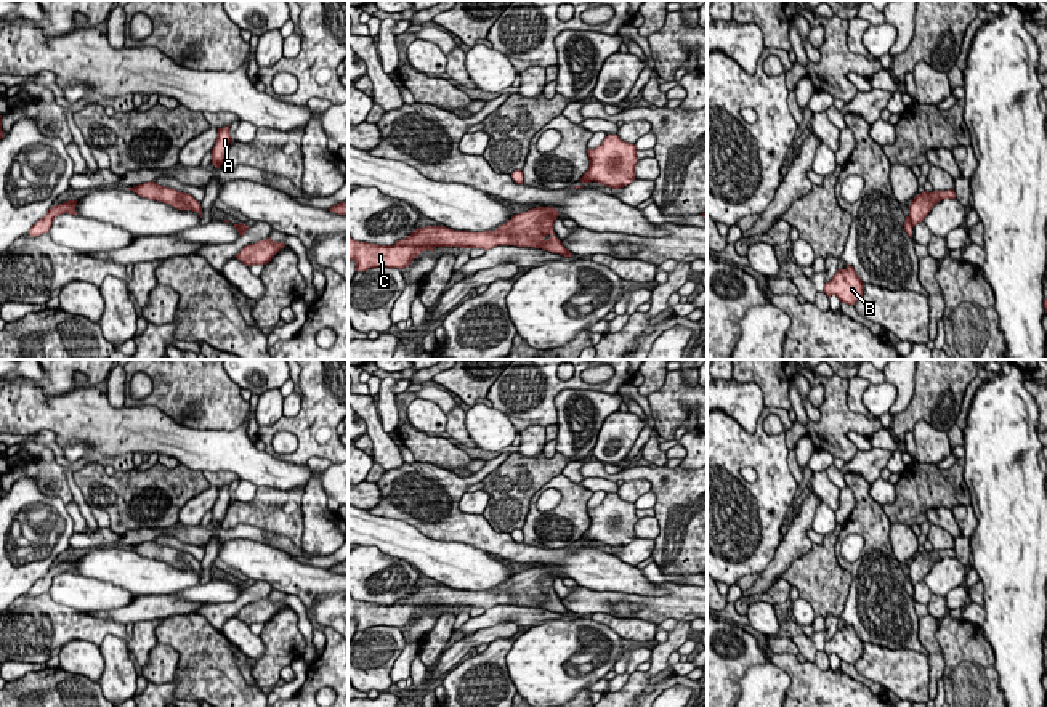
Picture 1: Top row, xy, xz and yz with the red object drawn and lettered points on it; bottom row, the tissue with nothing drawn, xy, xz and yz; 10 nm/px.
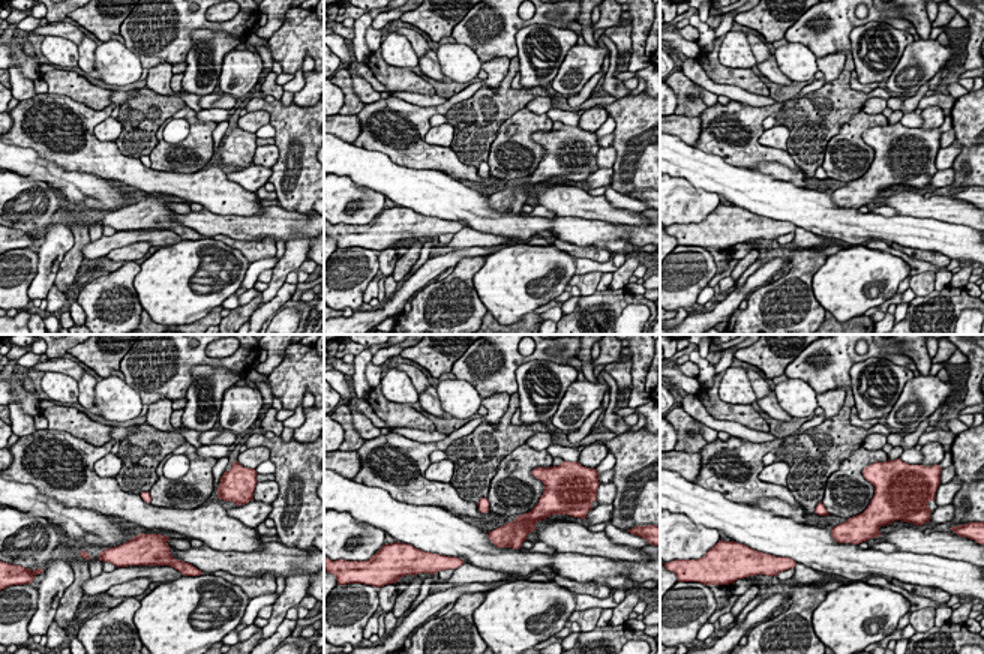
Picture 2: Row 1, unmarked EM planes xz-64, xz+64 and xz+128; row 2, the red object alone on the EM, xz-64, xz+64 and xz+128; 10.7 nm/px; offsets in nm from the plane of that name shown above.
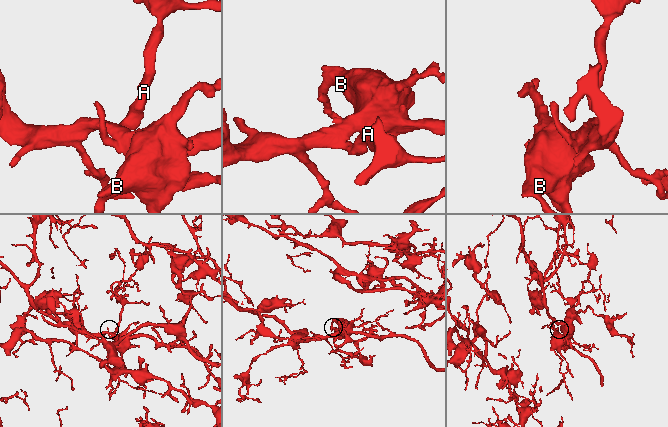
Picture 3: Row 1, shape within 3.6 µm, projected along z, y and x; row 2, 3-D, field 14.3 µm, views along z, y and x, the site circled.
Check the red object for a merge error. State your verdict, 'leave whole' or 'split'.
split

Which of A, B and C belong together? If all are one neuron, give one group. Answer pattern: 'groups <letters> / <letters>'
groups A C / B

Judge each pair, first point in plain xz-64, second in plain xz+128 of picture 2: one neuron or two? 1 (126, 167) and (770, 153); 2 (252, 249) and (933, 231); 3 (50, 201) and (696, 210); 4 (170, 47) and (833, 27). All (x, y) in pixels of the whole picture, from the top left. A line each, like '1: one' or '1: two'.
1: one
2: two
3: one
4: one

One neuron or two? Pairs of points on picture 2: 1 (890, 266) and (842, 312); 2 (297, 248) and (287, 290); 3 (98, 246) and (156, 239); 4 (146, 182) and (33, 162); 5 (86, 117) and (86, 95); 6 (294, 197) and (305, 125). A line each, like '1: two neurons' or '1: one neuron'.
1: one neuron
2: two neurons
3: one neuron
4: two neurons
5: two neurons
6: one neuron

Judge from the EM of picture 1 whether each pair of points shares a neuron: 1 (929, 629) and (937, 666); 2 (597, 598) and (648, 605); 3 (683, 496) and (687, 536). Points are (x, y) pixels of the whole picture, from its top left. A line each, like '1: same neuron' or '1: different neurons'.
1: same neuron
2: same neuron
3: same neuron

